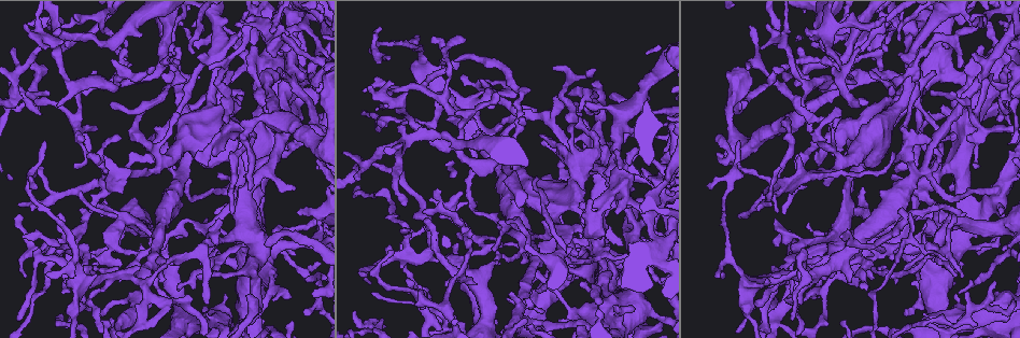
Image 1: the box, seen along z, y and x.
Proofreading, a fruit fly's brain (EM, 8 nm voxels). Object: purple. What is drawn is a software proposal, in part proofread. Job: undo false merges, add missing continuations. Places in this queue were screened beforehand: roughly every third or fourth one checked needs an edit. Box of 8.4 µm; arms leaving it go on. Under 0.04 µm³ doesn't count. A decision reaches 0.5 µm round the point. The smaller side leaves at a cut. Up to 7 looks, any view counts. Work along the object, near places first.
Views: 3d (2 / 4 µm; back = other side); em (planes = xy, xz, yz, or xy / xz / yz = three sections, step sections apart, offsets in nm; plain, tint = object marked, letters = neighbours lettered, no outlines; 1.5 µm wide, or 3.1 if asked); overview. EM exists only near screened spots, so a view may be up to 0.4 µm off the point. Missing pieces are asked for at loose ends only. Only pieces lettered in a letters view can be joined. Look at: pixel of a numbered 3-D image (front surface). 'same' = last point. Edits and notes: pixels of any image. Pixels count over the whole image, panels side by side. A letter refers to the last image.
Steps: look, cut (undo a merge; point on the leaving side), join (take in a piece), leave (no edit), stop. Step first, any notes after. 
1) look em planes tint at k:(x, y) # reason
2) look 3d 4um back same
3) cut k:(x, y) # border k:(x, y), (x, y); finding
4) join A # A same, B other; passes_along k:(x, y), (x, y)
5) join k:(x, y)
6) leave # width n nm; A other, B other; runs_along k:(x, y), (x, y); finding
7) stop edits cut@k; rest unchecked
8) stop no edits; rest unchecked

look 3d 2um at 1:(620, 186) # sharp bend

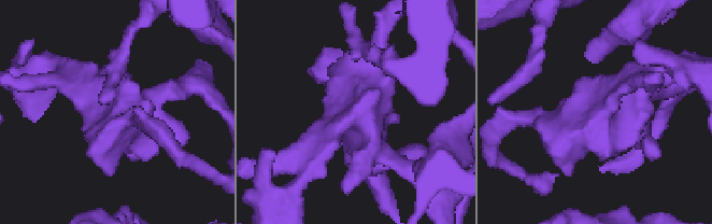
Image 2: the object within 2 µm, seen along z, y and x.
look em planes plain at 2:(601, 120) # now the EM

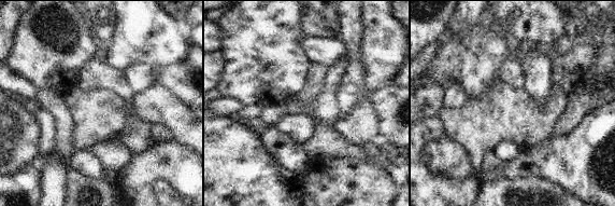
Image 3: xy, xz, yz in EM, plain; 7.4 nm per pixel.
look em planes letters same # see the neighbours

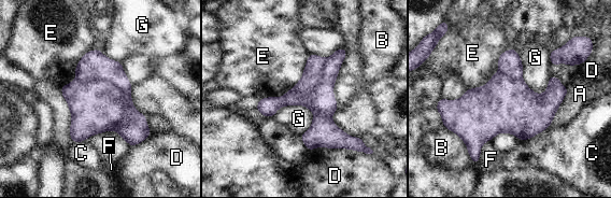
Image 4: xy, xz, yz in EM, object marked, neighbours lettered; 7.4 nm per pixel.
cut 4:(96, 107) # width 220 nm; A other, B other, C other, D other, E other, F other, G other; border 4:(76, 79), (121, 92), (113, 129); a second neuron is stuck on

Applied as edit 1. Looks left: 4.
look overview

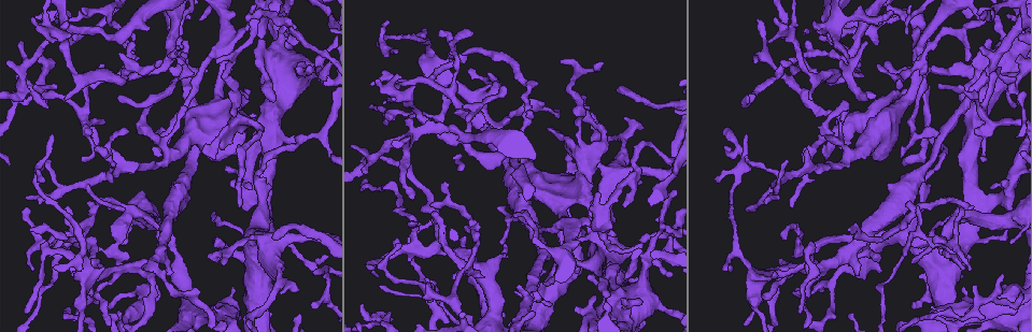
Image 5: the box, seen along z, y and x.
look 3d 4um at 5:(441, 114) # abrupt turn

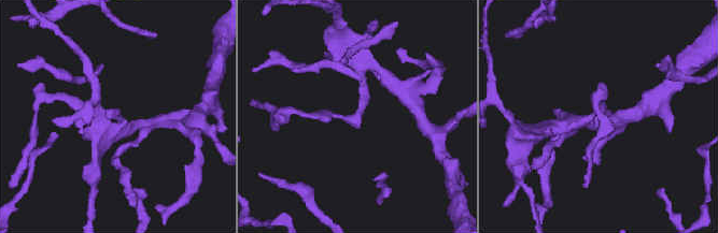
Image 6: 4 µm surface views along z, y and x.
look em xz step 8 tint at 6:(360, 113) # arm_widths 160, 200 nm

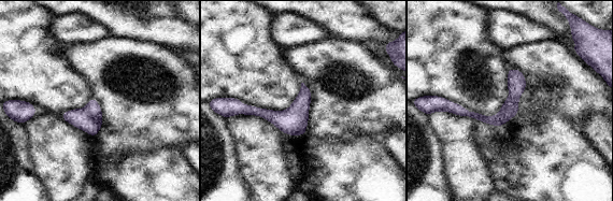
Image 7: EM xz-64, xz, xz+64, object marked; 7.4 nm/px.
look em planes letters same

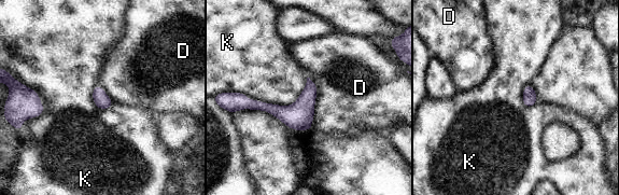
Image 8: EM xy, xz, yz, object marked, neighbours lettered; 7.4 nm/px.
leave # D other, K other; one neuron here

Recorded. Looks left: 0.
stop edits cut@4; rest unchecked

